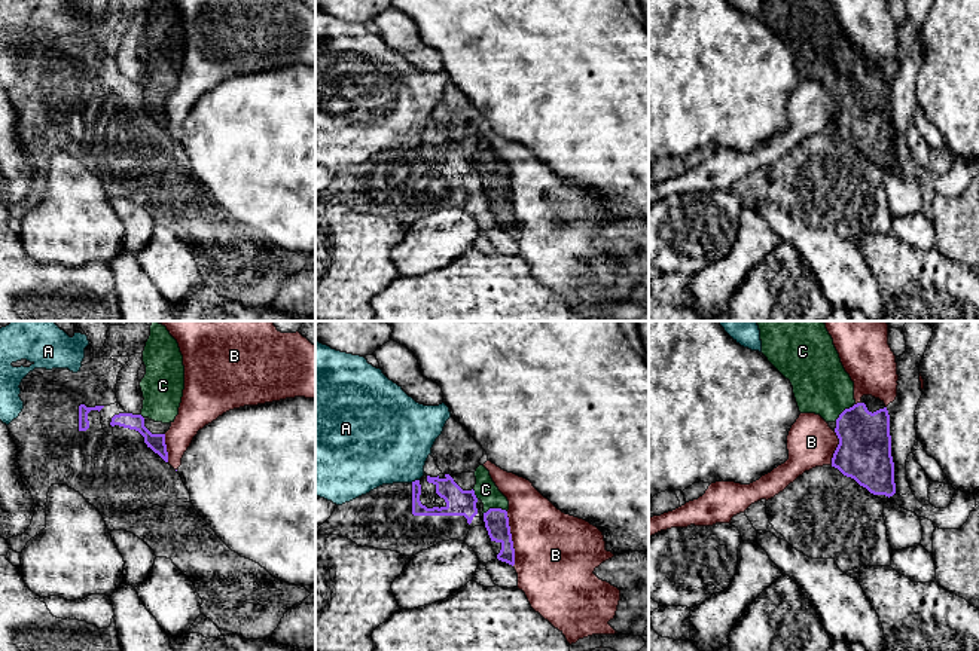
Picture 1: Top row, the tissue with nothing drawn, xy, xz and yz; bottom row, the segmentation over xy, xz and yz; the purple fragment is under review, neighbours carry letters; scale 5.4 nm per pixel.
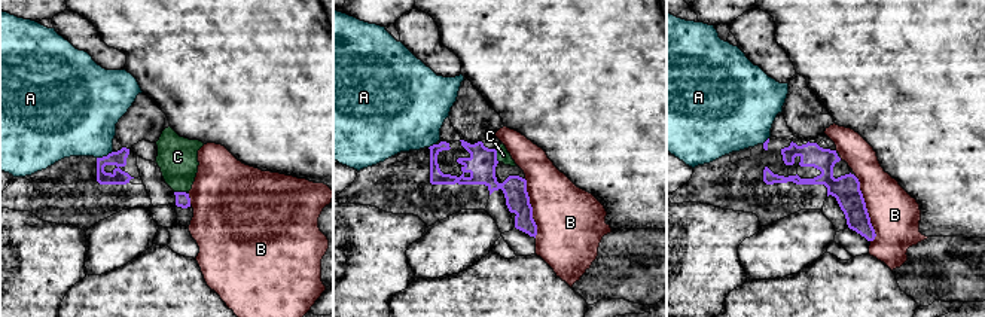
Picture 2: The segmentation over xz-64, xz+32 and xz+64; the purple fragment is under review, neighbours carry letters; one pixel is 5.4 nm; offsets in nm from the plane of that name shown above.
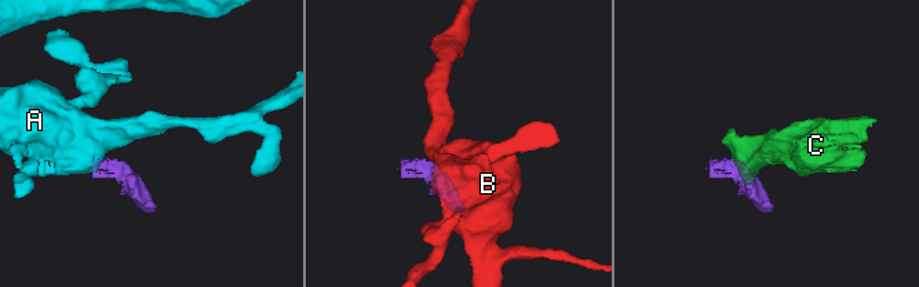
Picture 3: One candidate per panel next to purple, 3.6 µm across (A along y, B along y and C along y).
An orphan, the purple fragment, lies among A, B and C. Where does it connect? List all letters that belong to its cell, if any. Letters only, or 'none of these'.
C

